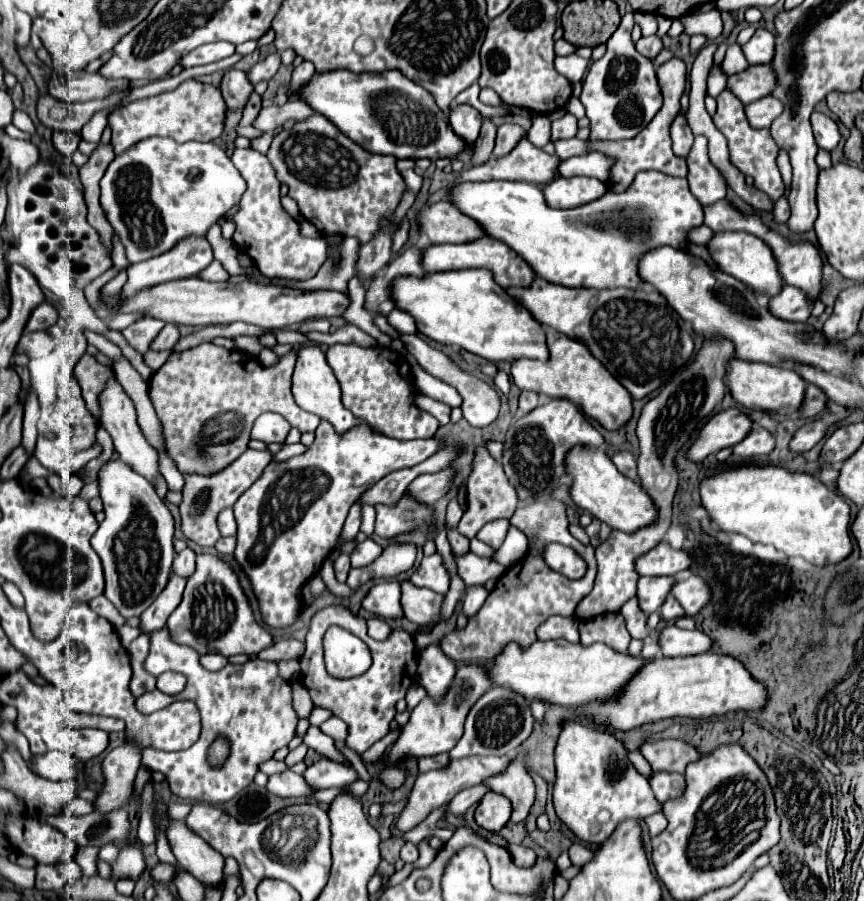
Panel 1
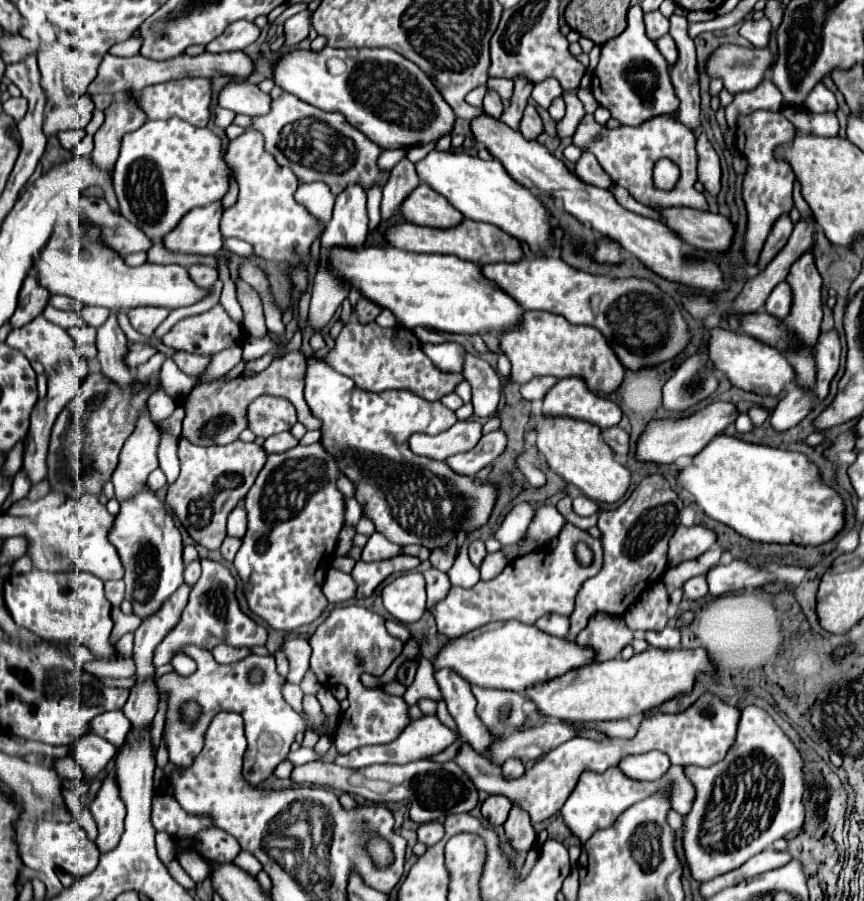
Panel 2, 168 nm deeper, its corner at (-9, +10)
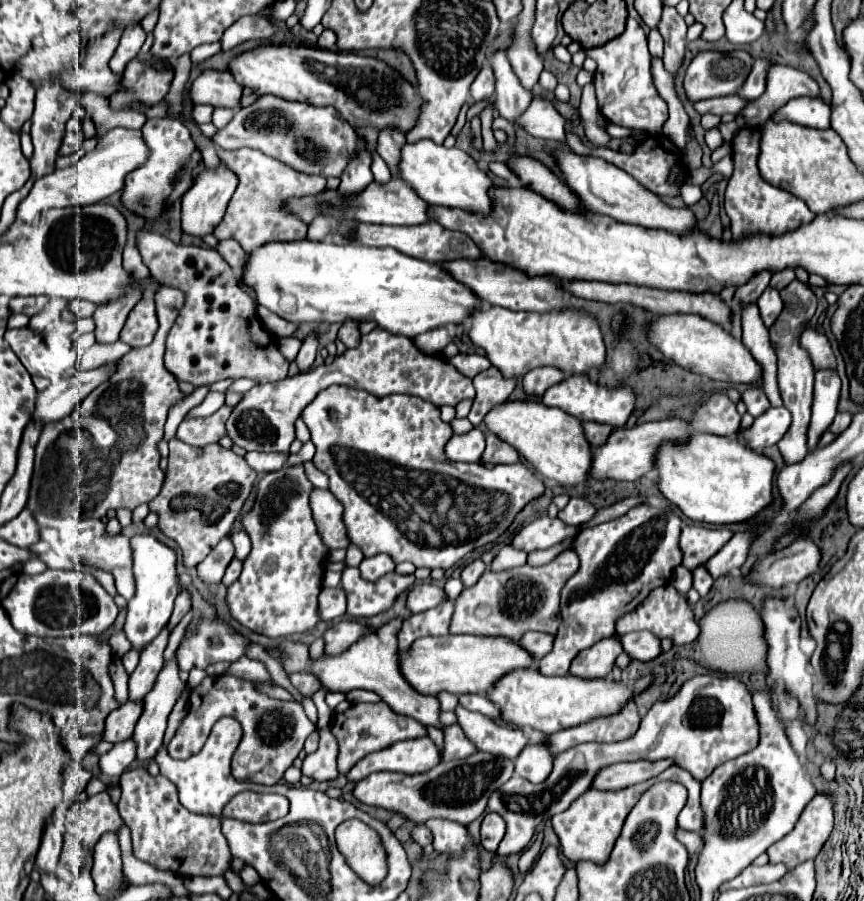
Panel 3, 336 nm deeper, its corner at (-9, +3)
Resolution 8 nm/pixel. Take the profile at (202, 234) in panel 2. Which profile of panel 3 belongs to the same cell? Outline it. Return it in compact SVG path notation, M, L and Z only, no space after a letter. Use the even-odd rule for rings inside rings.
M224 165L220 169L204 169L194 181L194 185L182 197L182 233L194 235L200 239L214 233L218 223L226 215L226 207L230 203L230 197L236 191L236 185L238 185L238 179Z

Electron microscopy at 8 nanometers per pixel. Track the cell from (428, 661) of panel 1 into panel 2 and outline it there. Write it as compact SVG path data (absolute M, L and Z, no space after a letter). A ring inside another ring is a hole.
M438 670L434 674L436 682L440 684L440 690L444 694L444 702L448 706L448 712L458 724L460 736L464 742L468 742L474 750L488 754L490 746L498 740L486 726L482 726L482 720L474 712L474 696L470 692L470 684L460 678L452 670Z

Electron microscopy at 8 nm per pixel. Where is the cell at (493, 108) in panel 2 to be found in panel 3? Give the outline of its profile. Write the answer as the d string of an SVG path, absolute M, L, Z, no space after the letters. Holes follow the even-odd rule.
M484 65L470 87L470 97L480 103L486 101L492 93L494 93L494 71L490 65Z

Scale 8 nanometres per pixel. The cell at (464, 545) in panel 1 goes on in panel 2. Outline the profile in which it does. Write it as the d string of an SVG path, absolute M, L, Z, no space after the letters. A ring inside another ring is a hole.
M482 540L472 542L472 544L470 544L470 548L468 548L468 556L470 556L470 562L472 562L474 566L480 566L480 564L482 564L482 560L484 560L484 556L486 556L484 542L482 542Z

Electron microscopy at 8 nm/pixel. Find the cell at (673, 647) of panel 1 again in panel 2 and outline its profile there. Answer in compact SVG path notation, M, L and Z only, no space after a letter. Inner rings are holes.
M666 626L666 630L660 632L646 632L644 638L652 648L660 650L674 650L680 646L680 630L672 626Z

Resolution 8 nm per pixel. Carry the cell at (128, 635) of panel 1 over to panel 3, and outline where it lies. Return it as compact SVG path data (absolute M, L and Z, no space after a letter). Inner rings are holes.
M124 633L112 635L110 637L110 645L112 645L112 655L114 657L122 657L132 649L132 645L128 645L128 637L124 637Z

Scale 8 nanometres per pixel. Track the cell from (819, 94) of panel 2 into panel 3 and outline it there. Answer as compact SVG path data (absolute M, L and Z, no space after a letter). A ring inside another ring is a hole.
M774 65L768 73L764 95L754 99L754 105L748 105L742 111L742 117L736 117L736 123L740 127L762 127L774 111L778 111L794 97L820 97L820 87L808 73L800 69Z

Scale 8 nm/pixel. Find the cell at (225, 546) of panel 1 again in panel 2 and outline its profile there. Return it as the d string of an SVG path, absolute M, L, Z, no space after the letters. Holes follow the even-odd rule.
M226 536L224 544L222 544L222 548L220 548L220 554L222 554L222 558L224 558L226 562L232 562L234 556L236 556L236 552L238 552L238 548L240 548L240 540Z

